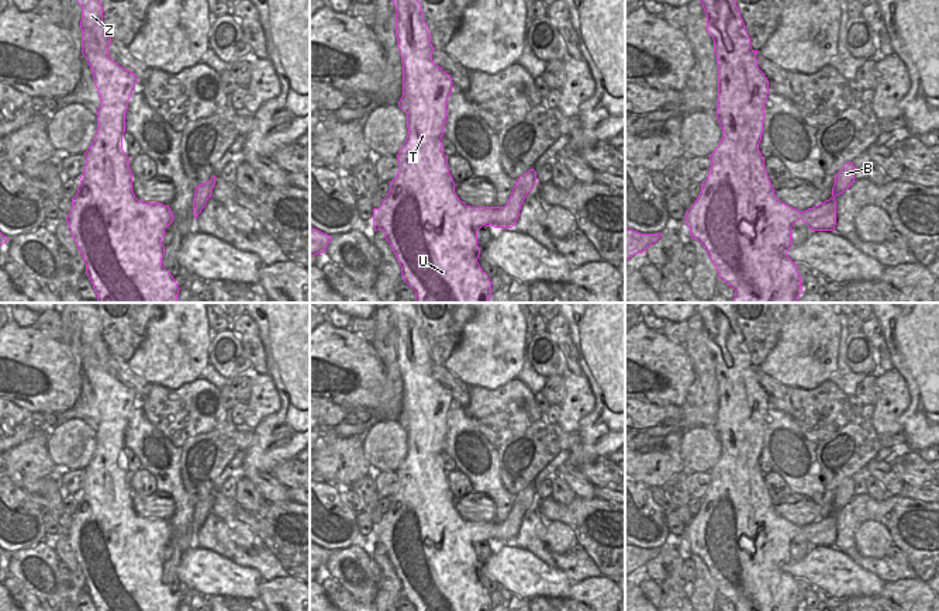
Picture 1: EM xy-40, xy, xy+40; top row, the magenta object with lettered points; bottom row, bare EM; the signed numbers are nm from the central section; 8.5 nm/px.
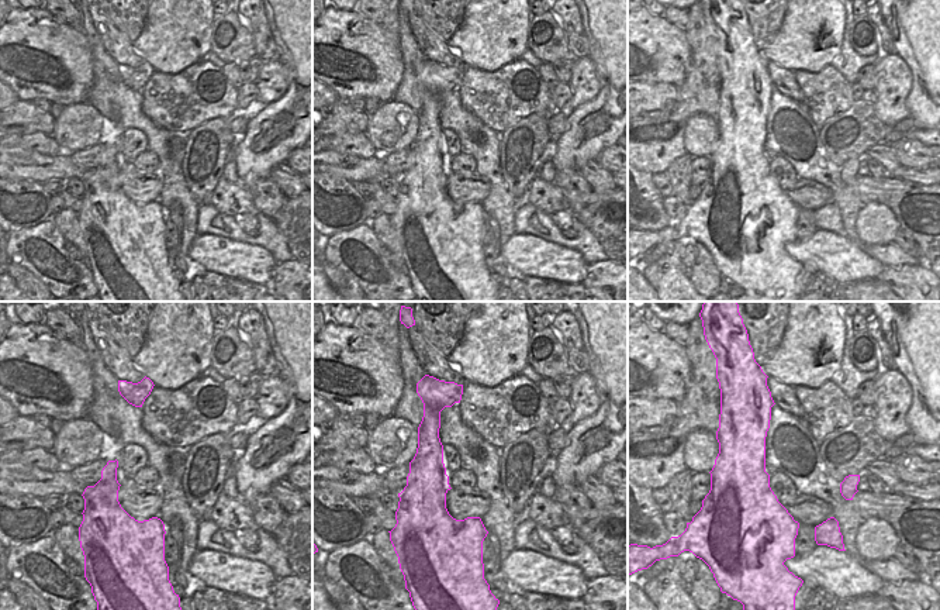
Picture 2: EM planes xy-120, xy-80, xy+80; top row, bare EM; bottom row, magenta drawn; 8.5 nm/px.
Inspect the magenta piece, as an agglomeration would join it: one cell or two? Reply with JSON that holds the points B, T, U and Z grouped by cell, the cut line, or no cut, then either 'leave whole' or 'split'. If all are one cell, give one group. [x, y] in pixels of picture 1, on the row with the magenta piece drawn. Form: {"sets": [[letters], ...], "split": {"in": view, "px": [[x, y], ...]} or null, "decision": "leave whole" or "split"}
{"sets": [["B", "T", "U", "Z"]], "split": null, "decision": "leave whole"}

